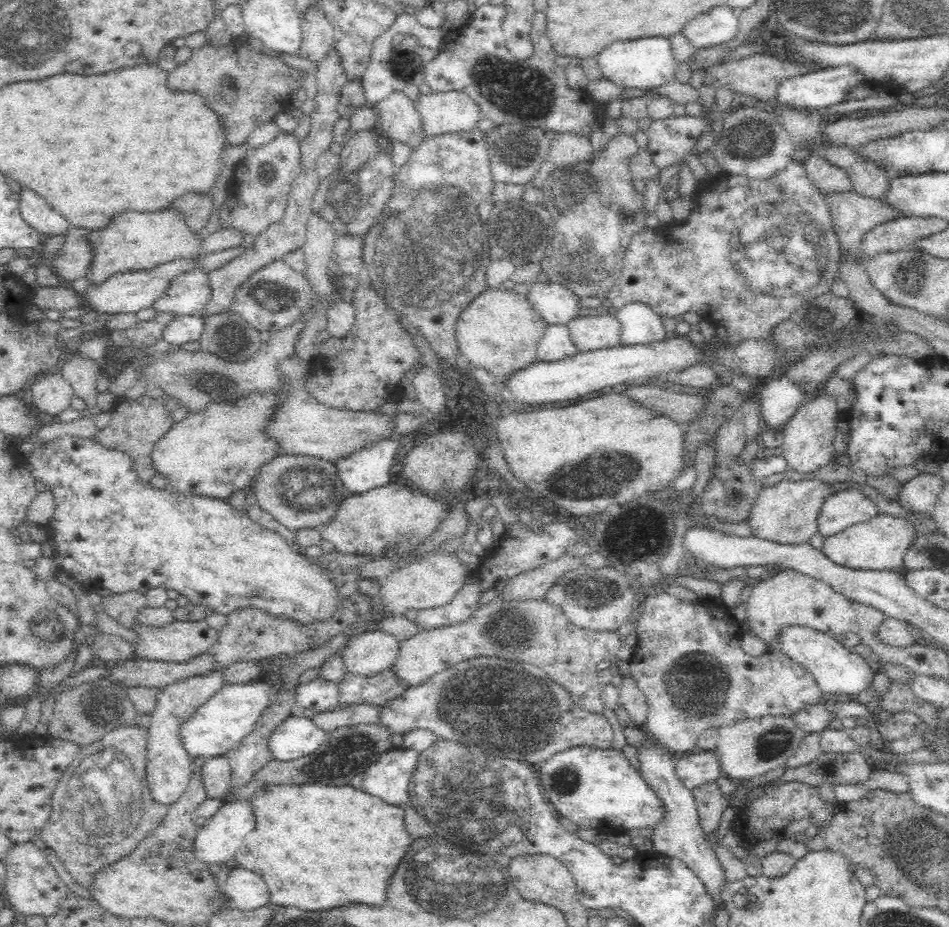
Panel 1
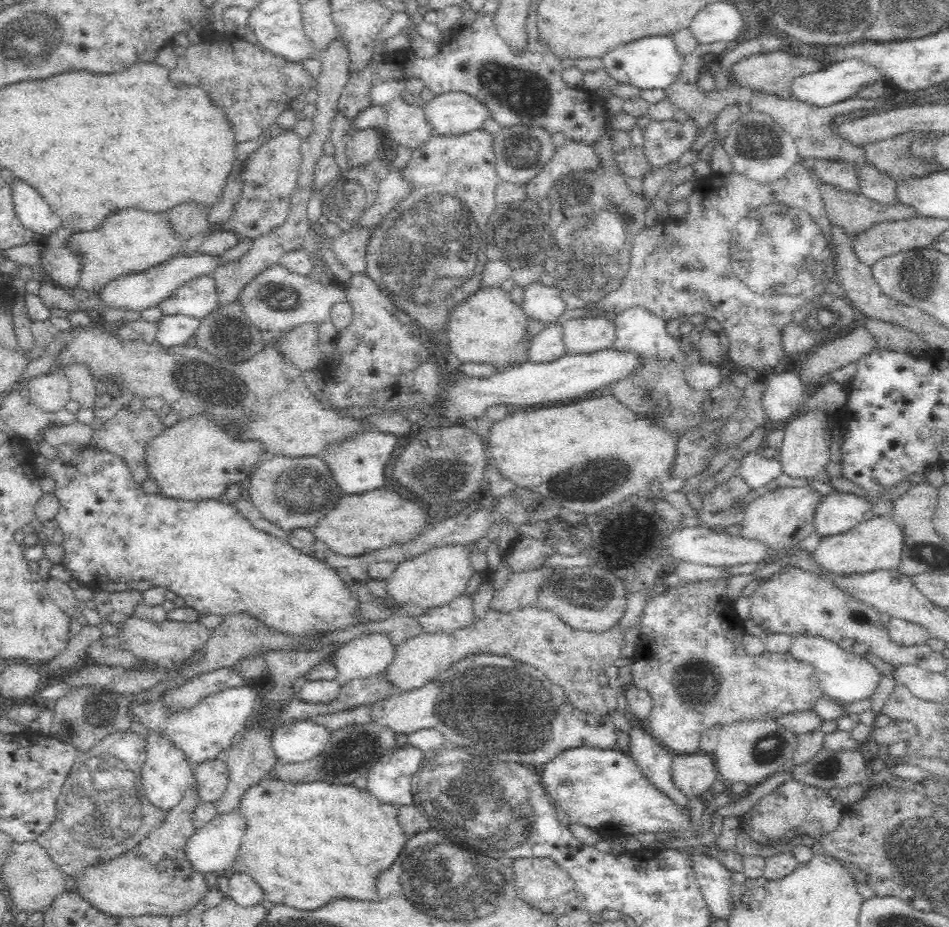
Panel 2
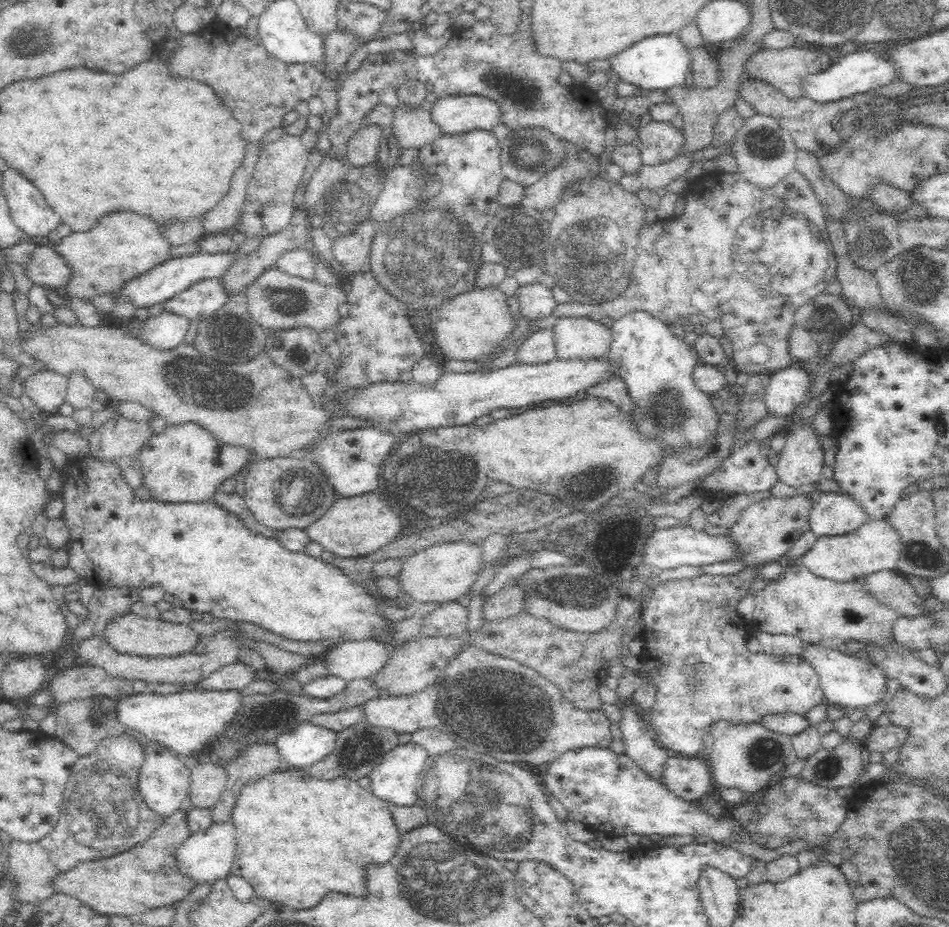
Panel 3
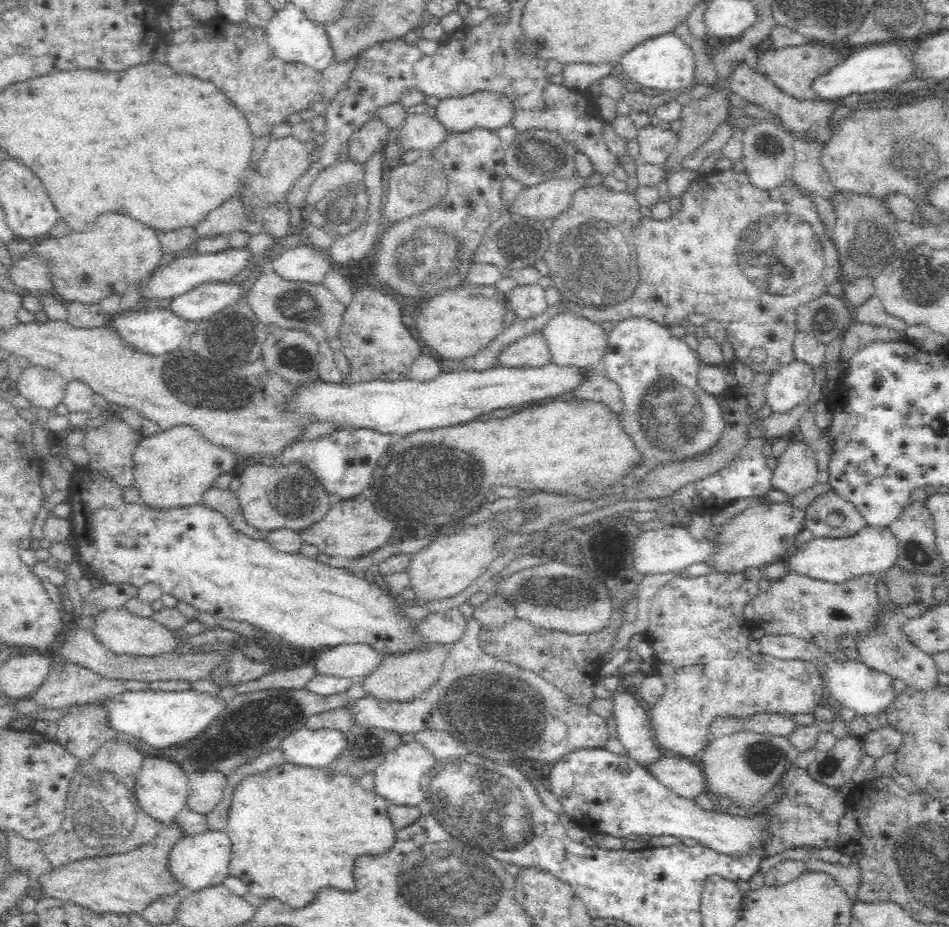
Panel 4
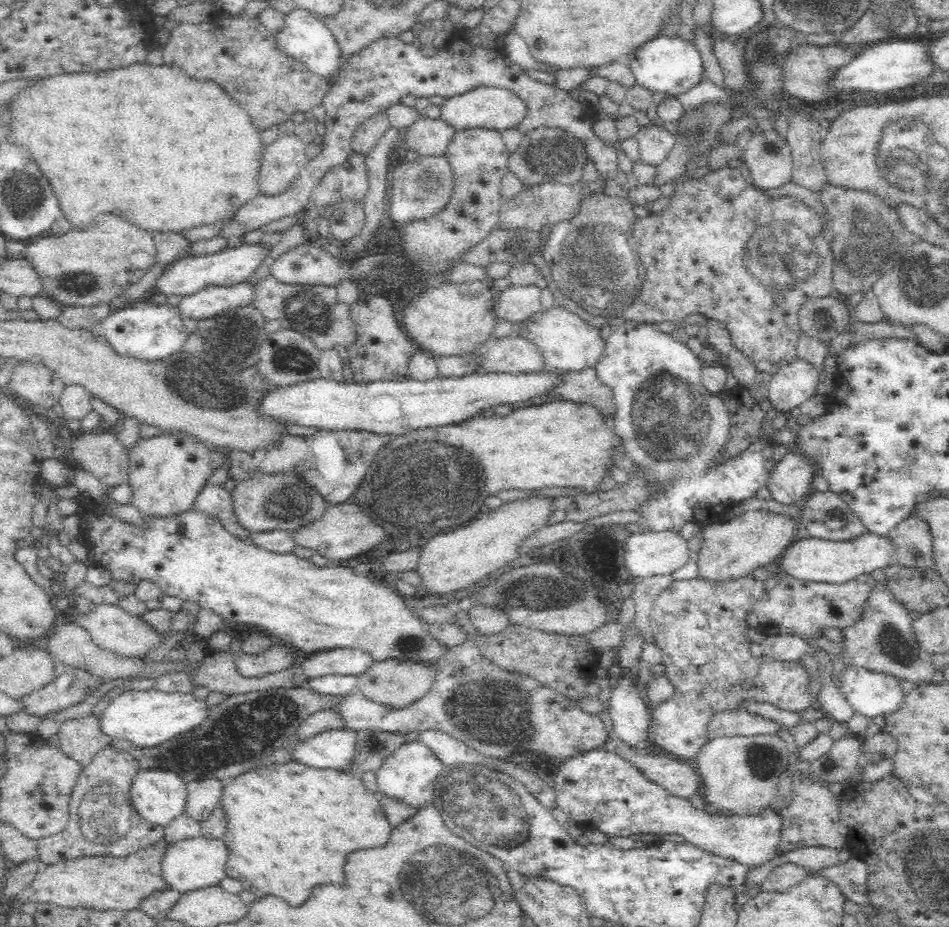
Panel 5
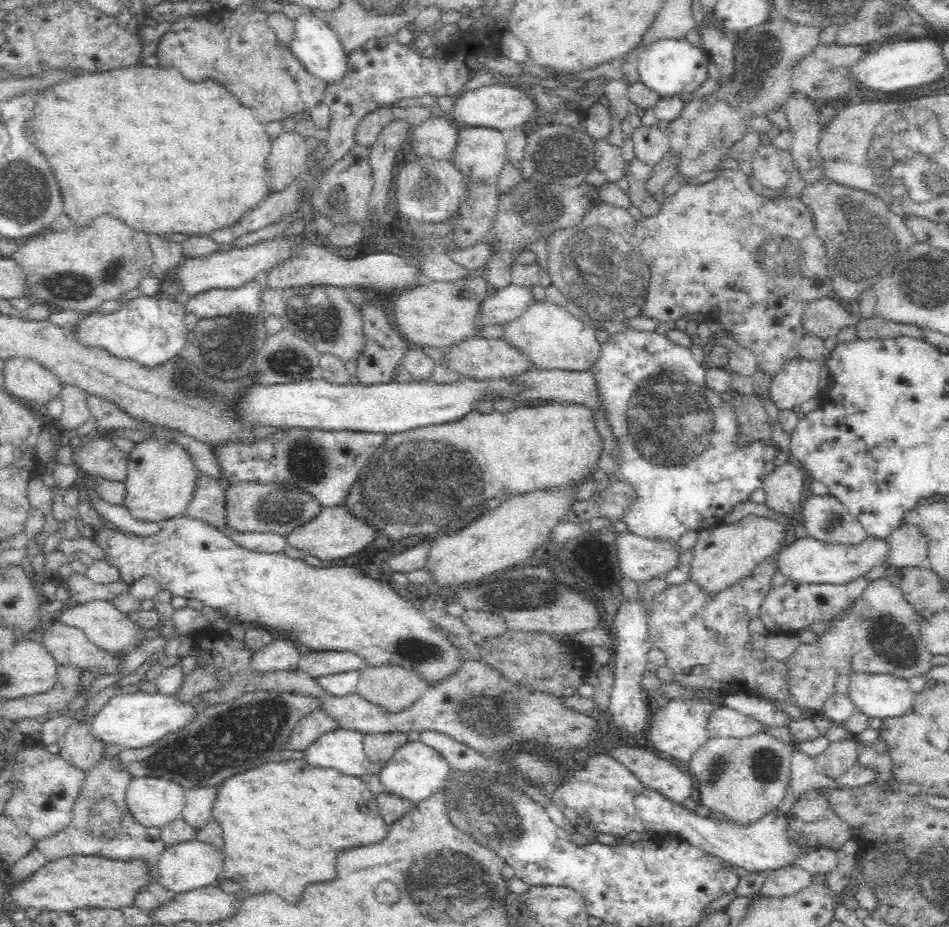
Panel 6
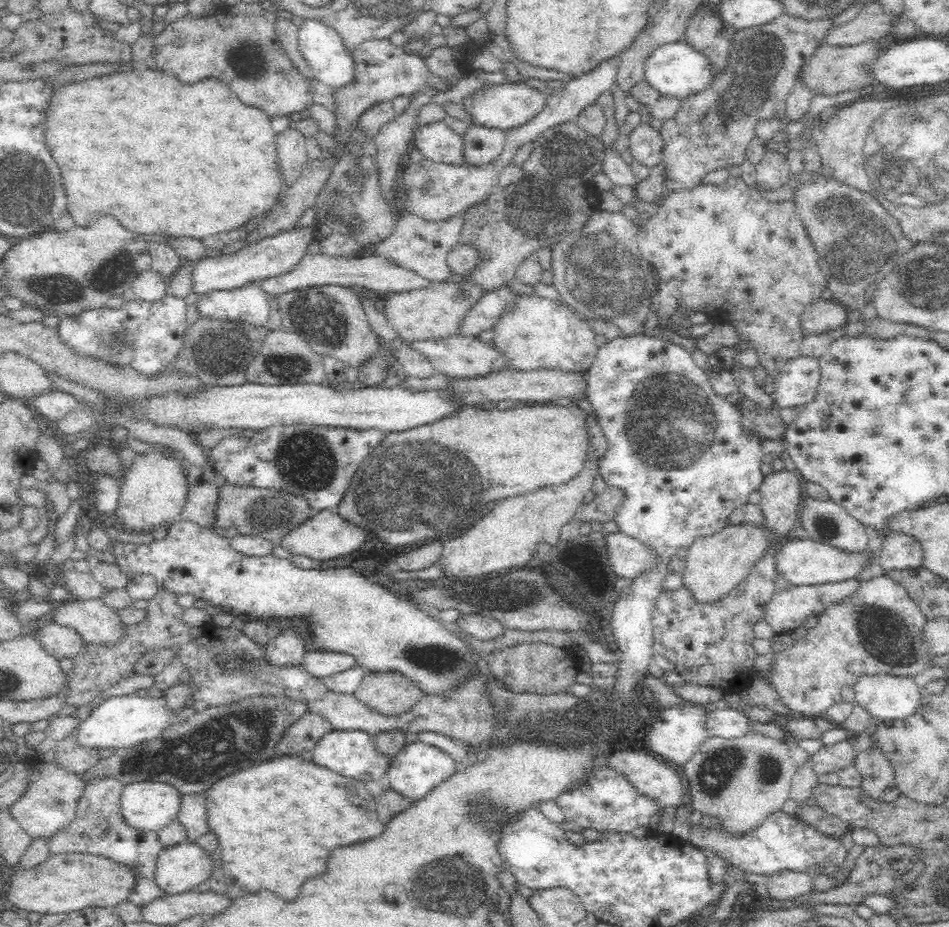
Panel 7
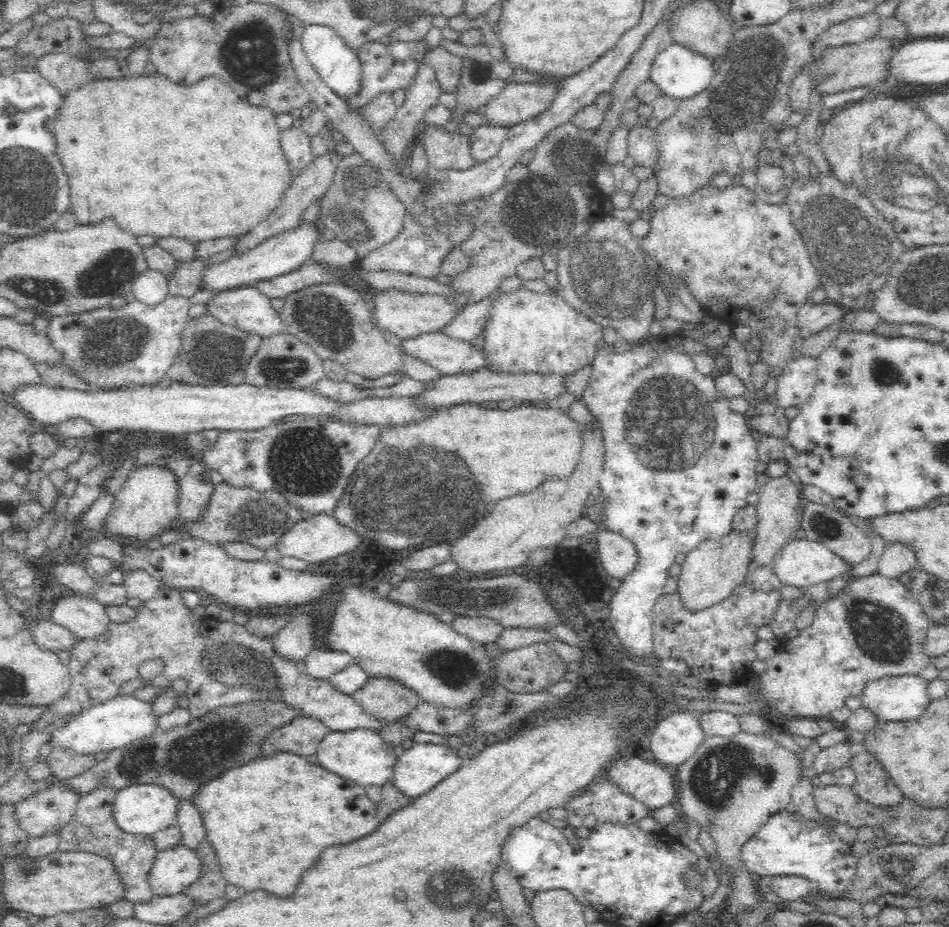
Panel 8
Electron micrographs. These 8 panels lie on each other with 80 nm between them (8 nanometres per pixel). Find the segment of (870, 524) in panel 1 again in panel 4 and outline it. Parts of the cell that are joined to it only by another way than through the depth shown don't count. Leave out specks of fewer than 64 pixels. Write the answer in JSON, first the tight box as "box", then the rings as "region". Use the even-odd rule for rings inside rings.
{"box":[788,525,898,584],"region":[[[864,525],[852,536],[812,537],[806,544],[797,546],[796,552],[788,560],[789,570],[796,570],[817,580],[826,580],[834,584],[853,580],[861,574],[884,574],[897,565],[898,539],[890,527],[882,525]]]}

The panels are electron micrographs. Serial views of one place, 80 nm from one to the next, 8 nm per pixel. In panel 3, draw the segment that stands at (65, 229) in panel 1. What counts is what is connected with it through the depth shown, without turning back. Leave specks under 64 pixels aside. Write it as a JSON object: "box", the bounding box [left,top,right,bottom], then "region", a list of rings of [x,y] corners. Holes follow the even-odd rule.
{"box":[3,172,60,237],"region":[[[3,172],[6,200],[15,224],[29,237],[47,236],[60,224],[60,217],[46,202],[46,199],[20,173]]]}

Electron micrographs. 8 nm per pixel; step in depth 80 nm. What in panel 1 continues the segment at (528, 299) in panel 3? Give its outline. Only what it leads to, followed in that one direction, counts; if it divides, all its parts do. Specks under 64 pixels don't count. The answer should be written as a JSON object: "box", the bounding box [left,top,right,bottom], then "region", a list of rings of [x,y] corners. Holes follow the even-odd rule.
{"box":[530,282,582,325],"region":[[[559,282],[533,284],[530,286],[530,301],[542,314],[548,325],[567,325],[570,320],[580,316],[582,300]]]}

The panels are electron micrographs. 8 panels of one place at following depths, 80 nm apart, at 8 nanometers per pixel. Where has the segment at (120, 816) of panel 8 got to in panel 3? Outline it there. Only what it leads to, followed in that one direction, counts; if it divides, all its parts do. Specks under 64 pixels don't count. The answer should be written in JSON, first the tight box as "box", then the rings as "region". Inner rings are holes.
{"box":[138,740,191,818],"region":[[[151,740],[145,746],[145,760],[140,769],[138,789],[140,796],[150,809],[166,818],[187,802],[191,780],[191,769],[178,753],[172,752],[160,741]]]}

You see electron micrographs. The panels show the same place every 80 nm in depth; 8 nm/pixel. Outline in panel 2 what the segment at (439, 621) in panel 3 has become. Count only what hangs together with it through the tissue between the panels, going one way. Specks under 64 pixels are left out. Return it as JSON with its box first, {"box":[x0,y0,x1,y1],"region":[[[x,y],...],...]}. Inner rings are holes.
{"box":[416,593,475,633],"region":[[[462,593],[448,605],[416,613],[418,624],[421,631],[429,633],[465,627],[475,621],[473,605],[472,594]]]}

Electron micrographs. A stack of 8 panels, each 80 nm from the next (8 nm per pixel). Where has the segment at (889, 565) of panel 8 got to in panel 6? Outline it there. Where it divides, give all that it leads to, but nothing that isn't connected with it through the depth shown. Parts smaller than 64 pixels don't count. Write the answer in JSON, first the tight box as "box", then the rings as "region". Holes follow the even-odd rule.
{"box":[886,521,931,569],"region":[[[904,521],[895,528],[886,541],[890,554],[886,564],[902,567],[931,569],[929,565],[929,540],[922,527]]]}

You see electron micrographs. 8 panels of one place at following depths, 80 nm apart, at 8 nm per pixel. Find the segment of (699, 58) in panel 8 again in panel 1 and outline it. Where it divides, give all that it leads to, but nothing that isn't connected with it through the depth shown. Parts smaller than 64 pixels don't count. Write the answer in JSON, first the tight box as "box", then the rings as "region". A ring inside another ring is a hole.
{"box":[596,36,678,90],"region":[[[662,36],[642,37],[636,40],[623,40],[606,45],[596,56],[602,76],[611,80],[616,87],[651,90],[674,78],[678,65],[671,51],[668,38]]]}

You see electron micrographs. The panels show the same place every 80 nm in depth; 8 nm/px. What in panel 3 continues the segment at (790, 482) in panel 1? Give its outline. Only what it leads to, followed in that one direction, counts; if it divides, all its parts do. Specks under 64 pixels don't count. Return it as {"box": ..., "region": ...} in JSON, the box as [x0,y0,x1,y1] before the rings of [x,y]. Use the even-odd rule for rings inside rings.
{"box":[729,493,817,567],"region":[[[803,493],[786,496],[786,498],[768,495],[762,500],[749,504],[736,520],[736,524],[729,528],[730,535],[746,553],[741,562],[761,567],[784,556],[784,553],[793,548],[796,540],[800,540],[806,532],[810,532],[810,510],[814,508],[816,501],[817,496]]]}

